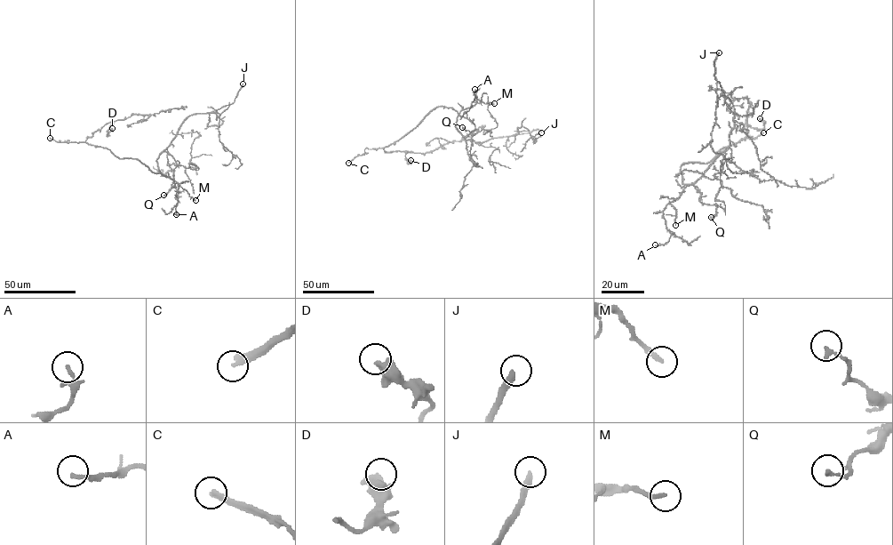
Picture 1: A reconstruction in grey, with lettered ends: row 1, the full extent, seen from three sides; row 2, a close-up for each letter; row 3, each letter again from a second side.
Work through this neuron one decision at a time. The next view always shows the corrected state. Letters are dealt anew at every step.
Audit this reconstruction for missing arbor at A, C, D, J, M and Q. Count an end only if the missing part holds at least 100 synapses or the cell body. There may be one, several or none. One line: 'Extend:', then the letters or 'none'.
Extend: C, J

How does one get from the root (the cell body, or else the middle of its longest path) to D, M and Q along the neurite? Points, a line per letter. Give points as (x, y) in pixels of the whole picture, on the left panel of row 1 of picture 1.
D: (147, 166), (138, 160), (120, 159), (106, 148), (85, 142), (108, 123), (111, 124), (107, 136), (112, 128)
M: (147, 166), (154, 172), (172, 179), (195, 200)
Q: (147, 166), (173, 180), (176, 187), (163, 195)

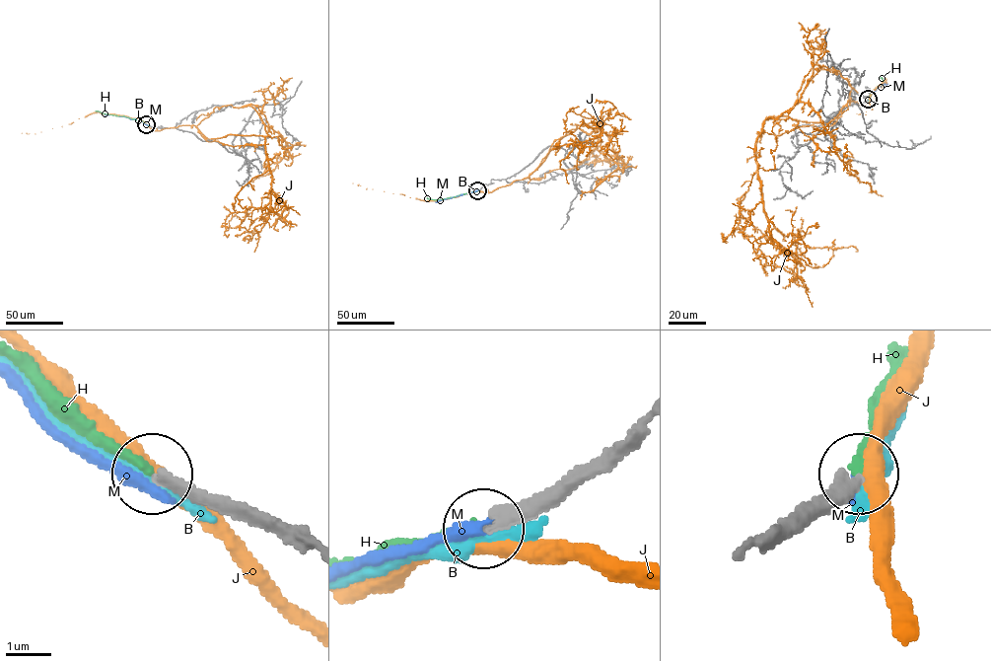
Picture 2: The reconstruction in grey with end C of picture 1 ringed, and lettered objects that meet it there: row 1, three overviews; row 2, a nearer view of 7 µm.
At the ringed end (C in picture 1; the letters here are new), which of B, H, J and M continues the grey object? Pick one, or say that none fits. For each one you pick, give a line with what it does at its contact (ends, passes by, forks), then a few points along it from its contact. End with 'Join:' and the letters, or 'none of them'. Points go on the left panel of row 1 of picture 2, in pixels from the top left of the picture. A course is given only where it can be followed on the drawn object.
H: it ends | via (146, 124), (95, 110)
Join: H

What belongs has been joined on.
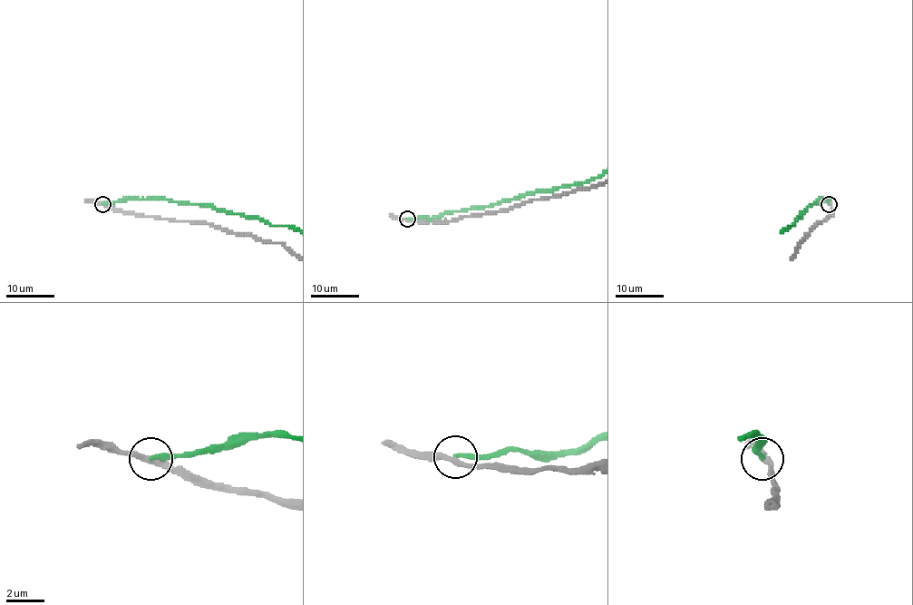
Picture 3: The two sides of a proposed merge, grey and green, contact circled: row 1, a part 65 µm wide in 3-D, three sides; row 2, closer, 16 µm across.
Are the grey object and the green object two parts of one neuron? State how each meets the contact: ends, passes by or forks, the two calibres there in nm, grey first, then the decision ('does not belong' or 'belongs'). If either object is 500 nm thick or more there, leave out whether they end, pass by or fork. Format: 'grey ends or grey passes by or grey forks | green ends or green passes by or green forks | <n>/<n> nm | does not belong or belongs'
grey passes by | green ends | 280/220 nm | does not belong

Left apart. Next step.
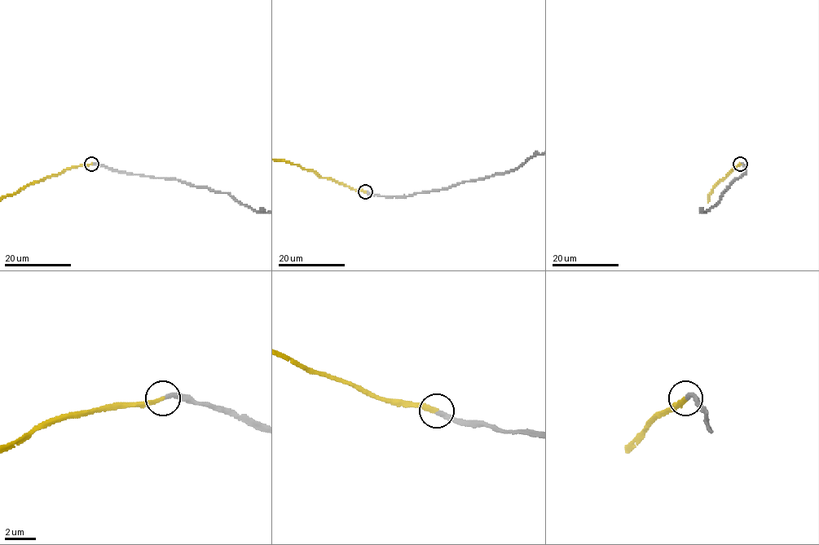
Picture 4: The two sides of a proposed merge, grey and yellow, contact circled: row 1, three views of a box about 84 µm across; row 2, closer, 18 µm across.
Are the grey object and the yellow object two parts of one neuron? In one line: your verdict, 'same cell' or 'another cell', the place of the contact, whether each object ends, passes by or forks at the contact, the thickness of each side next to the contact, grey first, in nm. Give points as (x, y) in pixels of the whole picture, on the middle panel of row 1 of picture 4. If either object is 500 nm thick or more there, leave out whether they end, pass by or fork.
same cell; at (365, 191); grey ends there; yellow ends there; 280 nm thick on the grey side, 280 nm on the other

